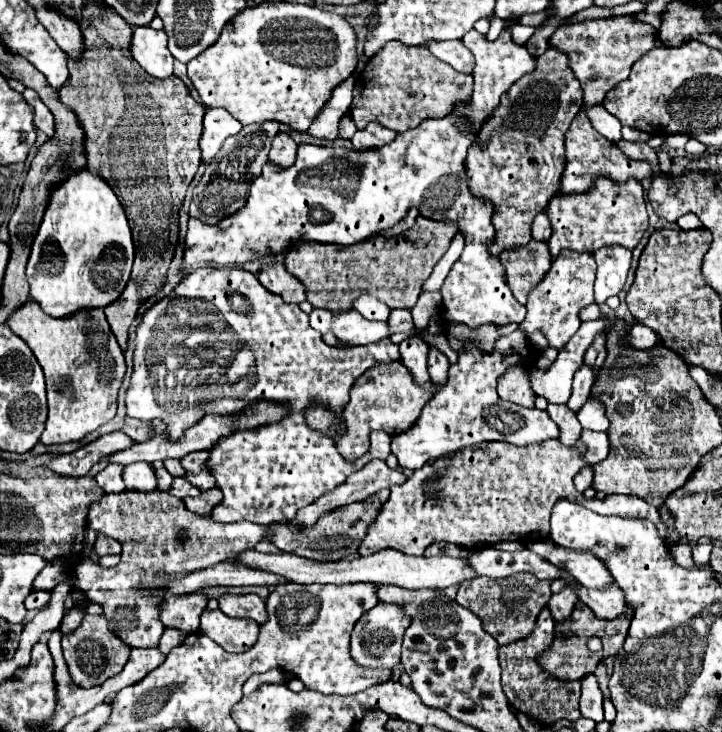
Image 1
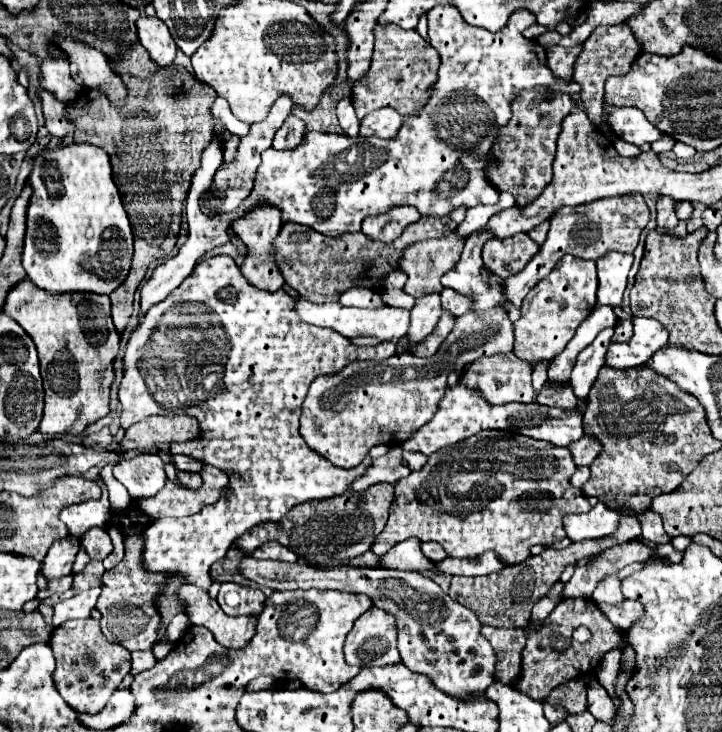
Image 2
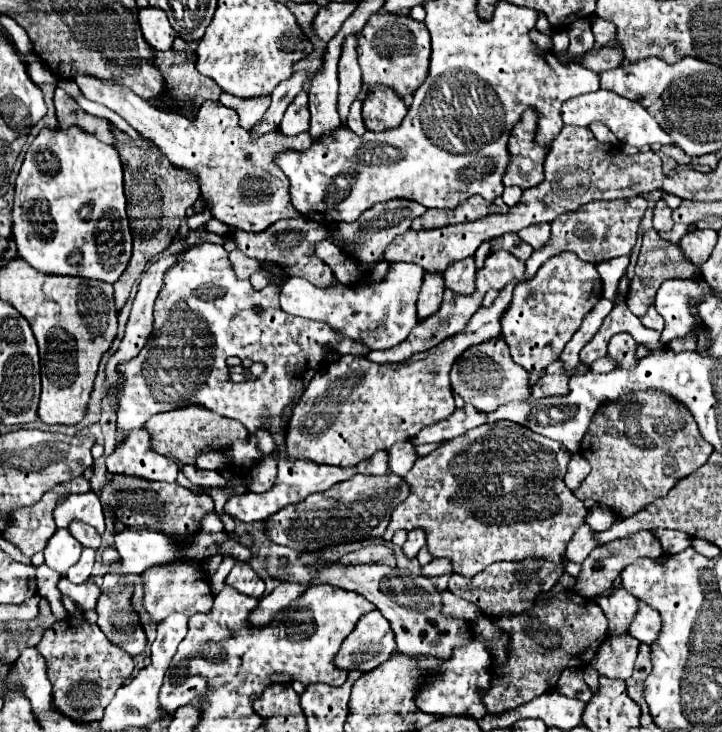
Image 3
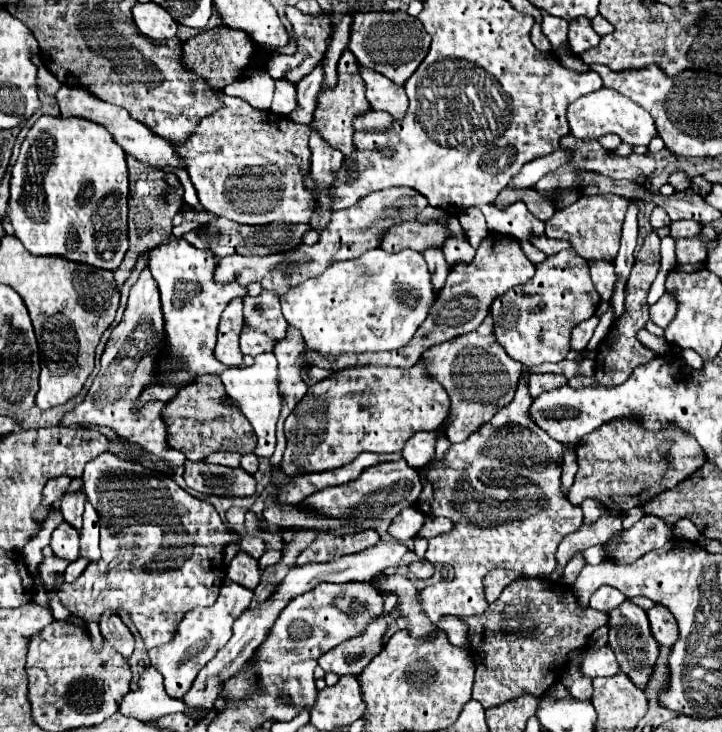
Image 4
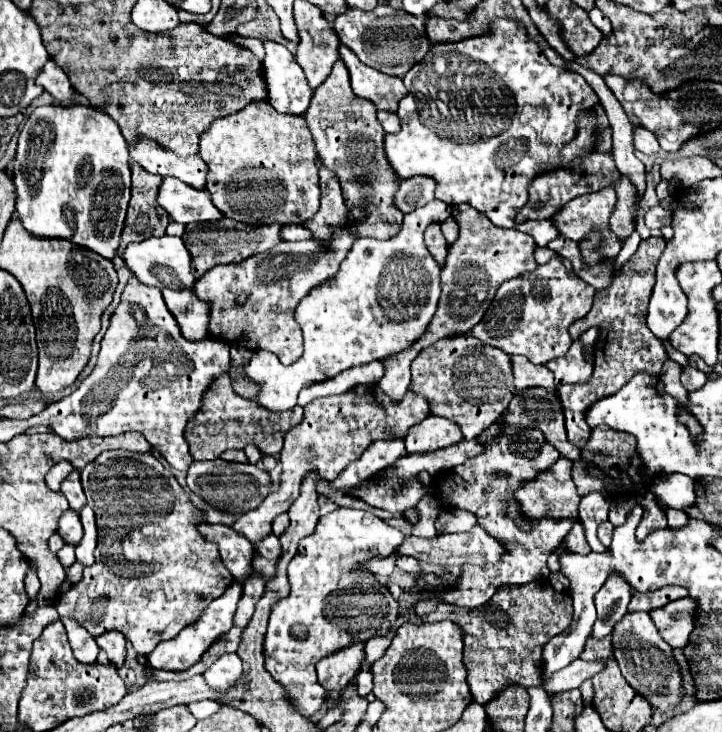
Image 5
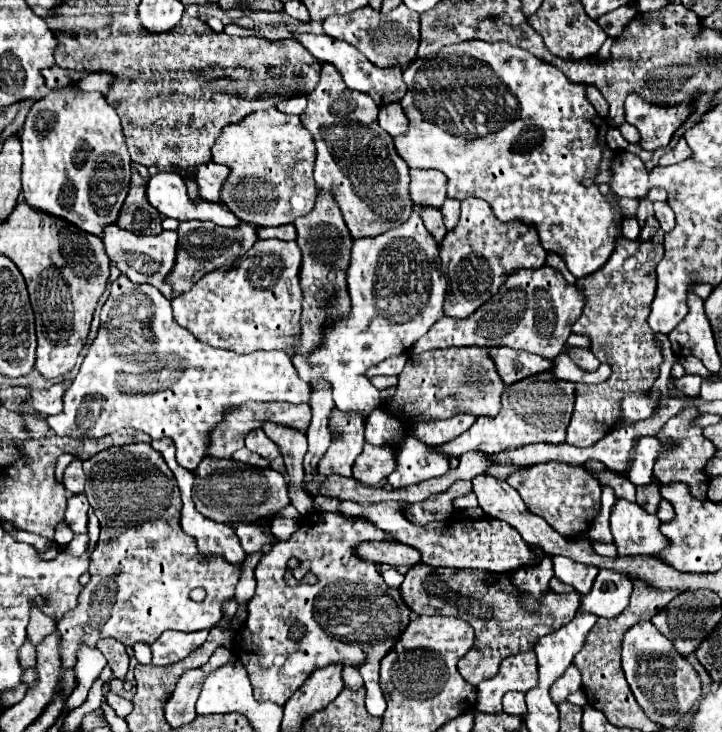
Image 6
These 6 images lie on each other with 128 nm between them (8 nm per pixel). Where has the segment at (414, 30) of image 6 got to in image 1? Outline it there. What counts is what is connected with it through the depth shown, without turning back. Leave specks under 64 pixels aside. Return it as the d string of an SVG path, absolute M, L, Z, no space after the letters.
M390 40L368 60L368 68L358 76L352 94L350 116L358 130L378 120L394 132L406 132L426 118L446 116L458 100L468 100L472 94L472 76L456 72L450 64L432 56L424 46L406 46L398 40Z

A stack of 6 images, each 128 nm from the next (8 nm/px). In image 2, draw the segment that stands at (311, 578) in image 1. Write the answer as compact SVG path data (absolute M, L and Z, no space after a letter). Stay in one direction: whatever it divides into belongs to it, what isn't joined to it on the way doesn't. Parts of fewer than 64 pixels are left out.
M408 538L400 544L396 544L390 552L386 552L382 556L382 564L384 568L396 568L396 570L434 570L436 566L422 554L420 550L420 540Z

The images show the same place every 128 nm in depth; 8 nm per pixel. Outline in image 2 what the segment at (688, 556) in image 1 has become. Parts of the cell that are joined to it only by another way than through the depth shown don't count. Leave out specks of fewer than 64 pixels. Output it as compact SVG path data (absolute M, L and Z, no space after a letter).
M630 540L608 548L590 558L588 564L576 566L574 576L564 586L564 598L592 598L594 588L606 576L616 574L620 568L634 562L645 562L652 554L668 558L671 563L678 563L683 558L683 552L677 551L673 545L665 544L665 548L648 548L637 540Z

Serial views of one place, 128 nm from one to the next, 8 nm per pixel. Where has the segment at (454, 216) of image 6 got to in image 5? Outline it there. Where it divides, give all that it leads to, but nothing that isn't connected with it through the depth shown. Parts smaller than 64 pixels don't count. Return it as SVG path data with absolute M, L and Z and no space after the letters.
M448 218L448 220L442 222L442 232L444 232L448 244L452 244L452 242L456 240L456 236L458 236L458 226L456 226L454 218Z

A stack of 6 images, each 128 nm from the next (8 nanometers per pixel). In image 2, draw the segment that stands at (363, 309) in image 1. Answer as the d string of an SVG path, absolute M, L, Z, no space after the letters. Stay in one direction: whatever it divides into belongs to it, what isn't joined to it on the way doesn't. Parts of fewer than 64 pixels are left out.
M354 286L340 296L340 304L344 306L358 306L358 308L378 308L382 304L378 292L362 286Z

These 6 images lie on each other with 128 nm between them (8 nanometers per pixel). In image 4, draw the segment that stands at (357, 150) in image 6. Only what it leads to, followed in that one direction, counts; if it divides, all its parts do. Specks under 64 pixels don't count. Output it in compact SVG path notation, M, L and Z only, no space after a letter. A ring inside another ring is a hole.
M344 50L338 60L338 82L336 82L336 86L326 88L318 94L318 102L316 102L316 110L314 110L314 118L312 118L312 126L318 130L322 140L326 140L332 148L340 150L346 156L356 150L354 128L352 128L354 118L370 112L368 100L364 96L364 84L360 84L360 76L356 76L356 68L358 68L356 58L352 56L352 52ZM402 222L386 228L382 232L380 248L386 252L398 252L400 248L412 248L416 252L424 252L432 244L442 246L446 238L446 226L440 224L440 234L430 234L430 226L420 222Z

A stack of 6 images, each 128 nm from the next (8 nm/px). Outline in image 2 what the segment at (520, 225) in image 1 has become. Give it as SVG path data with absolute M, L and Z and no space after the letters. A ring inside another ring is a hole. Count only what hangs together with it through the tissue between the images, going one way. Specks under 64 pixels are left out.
M576 44L574 48L552 46L548 50L548 66L552 68L552 72L556 72L556 76L564 76L564 80L570 80L574 72L574 62L580 52L582 52L582 44ZM536 88L520 92L520 96L512 102L512 120L500 130L500 136L494 144L494 164L488 164L486 172L498 190L506 190L516 196L516 204L526 204L550 184L556 138L560 132L560 124L564 116L570 114L570 110L570 96L548 96L548 92Z

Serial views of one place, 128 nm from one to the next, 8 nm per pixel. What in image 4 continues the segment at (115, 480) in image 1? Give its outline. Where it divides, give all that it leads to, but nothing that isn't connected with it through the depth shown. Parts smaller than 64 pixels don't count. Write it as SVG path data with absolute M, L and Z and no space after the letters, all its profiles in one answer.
M86 504L84 510L84 524L80 530L80 556L88 558L88 560L98 560L100 558L100 550L98 550L98 514L96 510Z

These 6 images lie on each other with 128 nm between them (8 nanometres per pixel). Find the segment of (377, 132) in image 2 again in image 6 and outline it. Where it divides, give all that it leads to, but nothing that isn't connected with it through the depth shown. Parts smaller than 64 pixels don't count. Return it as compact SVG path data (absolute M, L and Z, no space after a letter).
M292 32L292 36L302 42L302 46L322 64L330 62L338 68L338 72L342 74L344 82L348 84L350 90L358 90L364 94L370 94L374 98L374 102L378 102L378 106L390 104L390 102L400 102L406 94L406 84L402 82L402 68L394 66L394 68L378 68L374 66L370 60L364 60L364 56L360 56L360 52L356 52L356 48L352 48L350 44L344 44L342 40L336 40L332 36L318 36L312 32Z

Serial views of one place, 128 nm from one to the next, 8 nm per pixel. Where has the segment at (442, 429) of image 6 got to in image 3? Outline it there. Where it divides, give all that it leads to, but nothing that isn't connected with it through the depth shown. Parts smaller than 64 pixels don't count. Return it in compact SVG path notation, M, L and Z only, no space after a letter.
M408 440L408 442L400 442L400 444L394 444L390 450L390 472L398 474L398 476L406 476L414 462L418 460L418 454L416 454L416 448L414 444Z

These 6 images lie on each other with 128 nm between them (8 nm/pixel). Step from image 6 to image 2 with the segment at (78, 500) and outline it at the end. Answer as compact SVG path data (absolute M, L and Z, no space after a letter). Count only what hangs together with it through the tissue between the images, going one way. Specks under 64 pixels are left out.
M74 536L56 540L42 562L42 572L46 580L54 580L54 578L62 578L70 574L78 550L80 550L80 542Z

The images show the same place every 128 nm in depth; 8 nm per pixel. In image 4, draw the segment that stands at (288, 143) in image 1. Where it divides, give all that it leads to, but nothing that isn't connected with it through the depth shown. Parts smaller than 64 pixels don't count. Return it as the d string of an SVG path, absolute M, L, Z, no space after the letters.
M318 62L316 68L304 76L298 86L296 86L296 92L298 92L298 106L288 118L290 120L296 120L296 122L304 122L304 124L310 124L312 122L312 112L316 108L316 96L322 88L322 82L324 82L324 62Z

